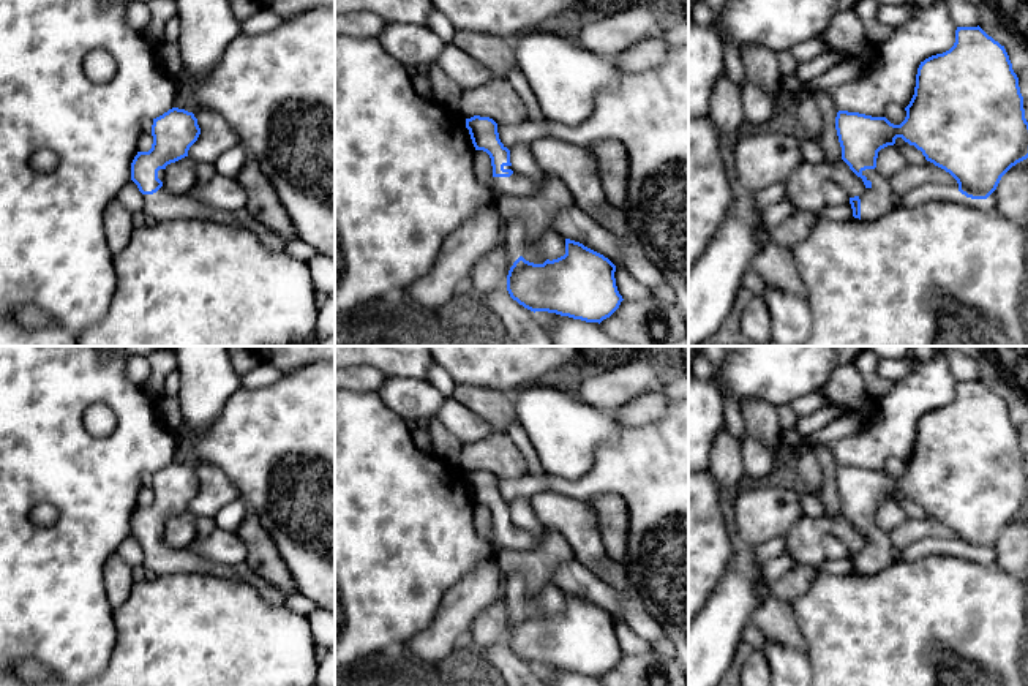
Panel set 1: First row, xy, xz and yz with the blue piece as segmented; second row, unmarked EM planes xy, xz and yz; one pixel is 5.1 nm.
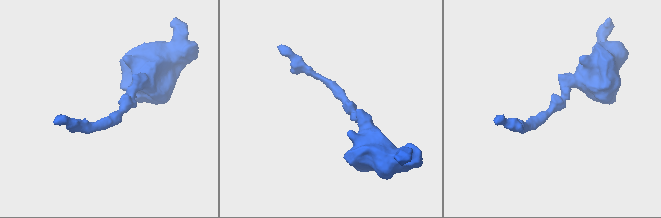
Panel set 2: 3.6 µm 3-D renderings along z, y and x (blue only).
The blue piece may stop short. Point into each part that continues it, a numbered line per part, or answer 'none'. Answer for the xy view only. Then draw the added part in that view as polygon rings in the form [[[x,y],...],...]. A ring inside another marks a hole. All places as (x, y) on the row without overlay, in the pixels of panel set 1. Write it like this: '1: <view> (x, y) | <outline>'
1: xy (161, 560) | [[[161,541],[153,548],[144,548],[142,566],[155,575],[166,575],[174,572],[197,572],[204,575],[215,575],[226,580],[245,582],[237,572],[235,566],[213,564],[208,560],[194,553],[188,547],[172,547]]]

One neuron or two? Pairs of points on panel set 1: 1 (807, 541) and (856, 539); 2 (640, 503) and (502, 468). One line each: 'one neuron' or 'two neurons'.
1: one neuron
2: two neurons

